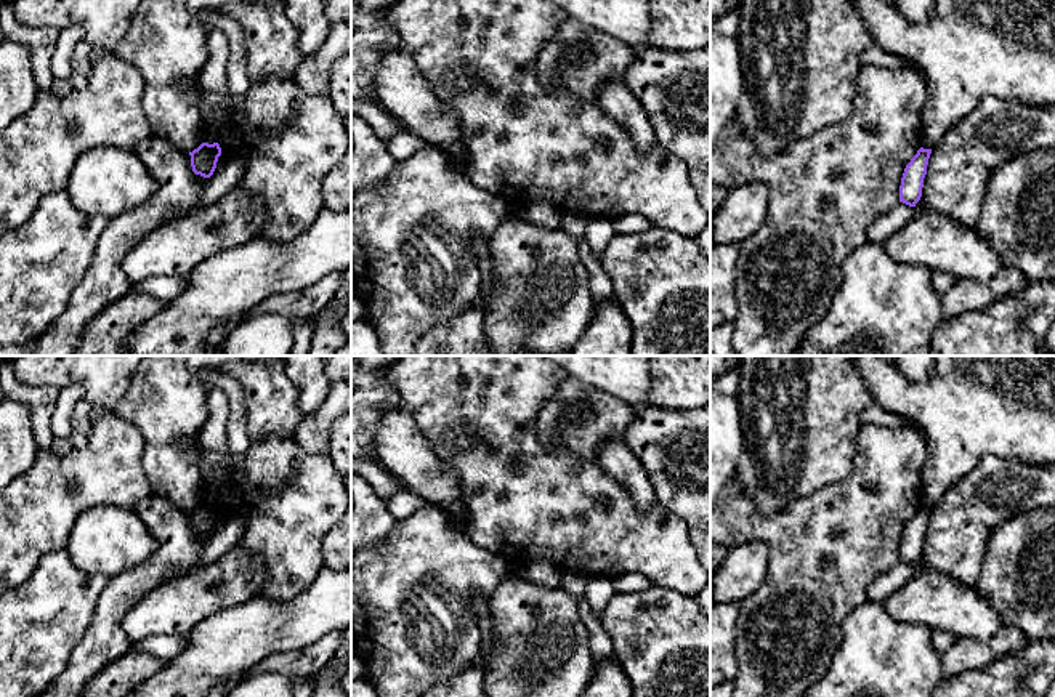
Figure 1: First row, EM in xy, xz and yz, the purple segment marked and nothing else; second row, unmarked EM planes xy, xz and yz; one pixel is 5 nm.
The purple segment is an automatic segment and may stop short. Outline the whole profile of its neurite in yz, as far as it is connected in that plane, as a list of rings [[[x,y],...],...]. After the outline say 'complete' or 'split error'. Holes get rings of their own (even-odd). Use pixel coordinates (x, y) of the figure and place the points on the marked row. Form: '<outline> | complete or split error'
[[[920,147],[906,165],[899,186],[899,202],[916,207],[920,200],[930,154],[932,149]]] | complete

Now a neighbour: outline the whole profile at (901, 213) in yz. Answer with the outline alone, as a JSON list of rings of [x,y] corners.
[[[920,200],[909,207],[899,202],[890,213],[883,215],[869,231],[867,242],[883,245],[883,242],[903,228],[911,218],[916,216],[917,212],[924,208],[924,200]]]

